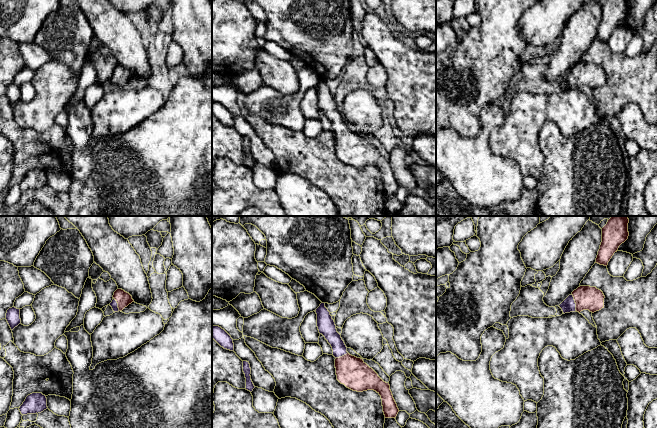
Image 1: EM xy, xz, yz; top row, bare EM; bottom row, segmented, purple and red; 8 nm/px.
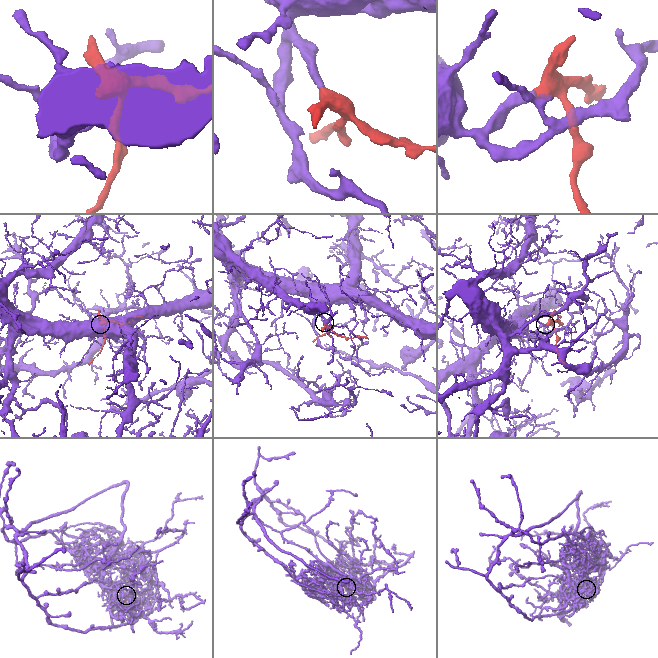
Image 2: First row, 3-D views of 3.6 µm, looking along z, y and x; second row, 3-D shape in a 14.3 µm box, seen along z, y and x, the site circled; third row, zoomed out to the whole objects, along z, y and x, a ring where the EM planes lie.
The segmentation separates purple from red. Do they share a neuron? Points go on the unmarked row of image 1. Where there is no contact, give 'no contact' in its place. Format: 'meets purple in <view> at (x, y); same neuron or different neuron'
meets purple in yz at (574, 78); same neuron

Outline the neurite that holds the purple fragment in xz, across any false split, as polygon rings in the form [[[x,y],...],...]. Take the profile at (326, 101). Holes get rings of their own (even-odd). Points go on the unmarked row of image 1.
[[[321,79],[315,88],[319,109],[331,121],[333,132],[336,134],[337,156],[353,167],[376,167],[381,172],[385,194],[396,194],[399,185],[389,159],[384,158],[363,135],[352,132],[347,128],[347,123],[341,111],[337,108],[335,98],[325,83],[325,79]]]

